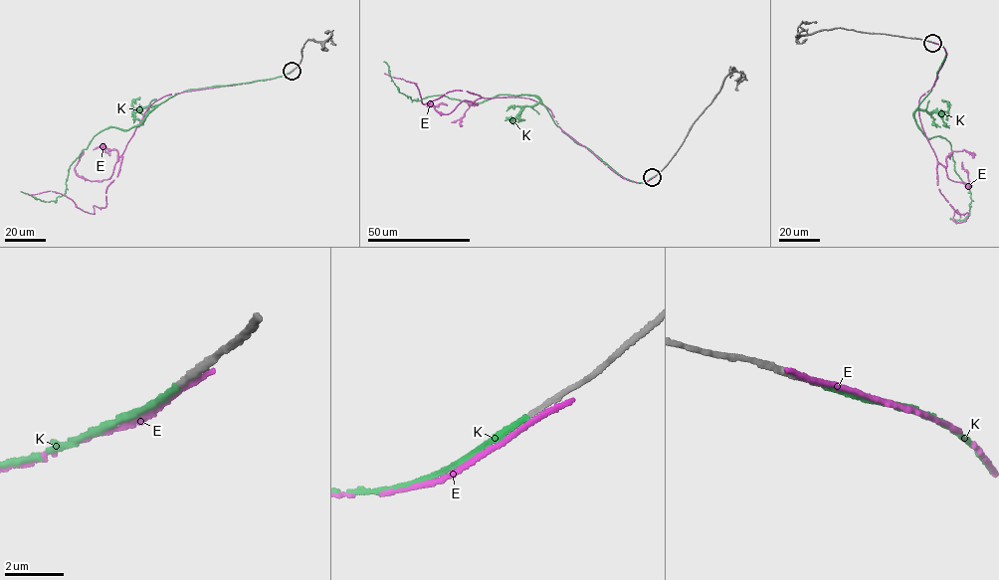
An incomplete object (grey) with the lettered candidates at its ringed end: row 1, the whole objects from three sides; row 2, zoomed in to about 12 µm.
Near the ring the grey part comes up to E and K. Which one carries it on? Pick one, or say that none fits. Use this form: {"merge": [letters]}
{"merge": ["K"]}

